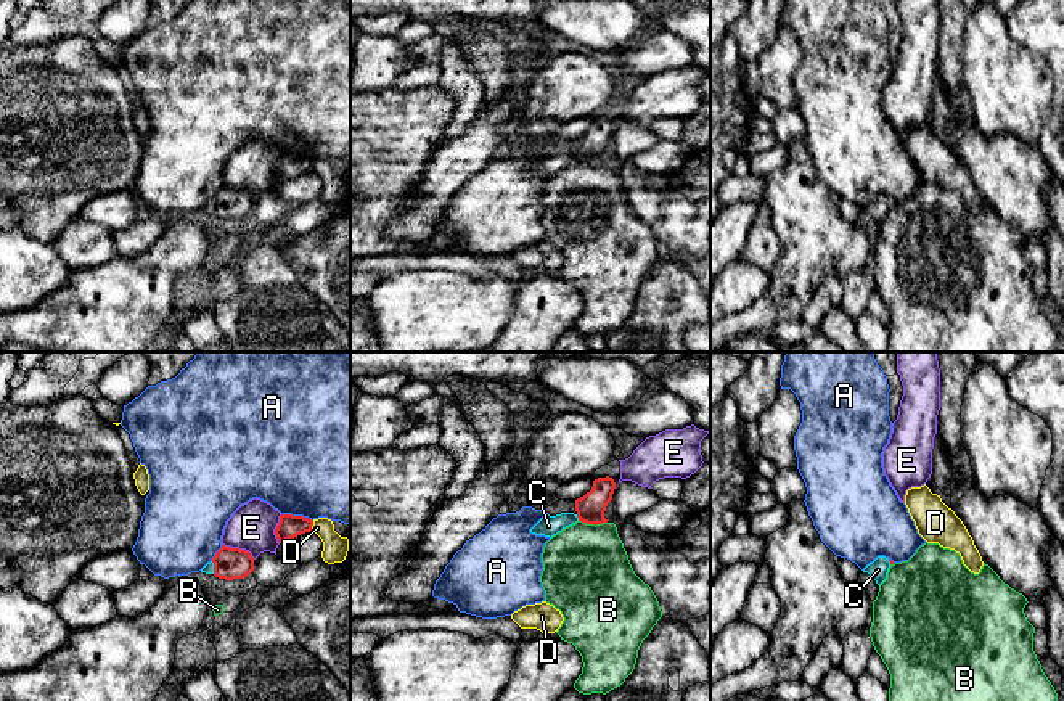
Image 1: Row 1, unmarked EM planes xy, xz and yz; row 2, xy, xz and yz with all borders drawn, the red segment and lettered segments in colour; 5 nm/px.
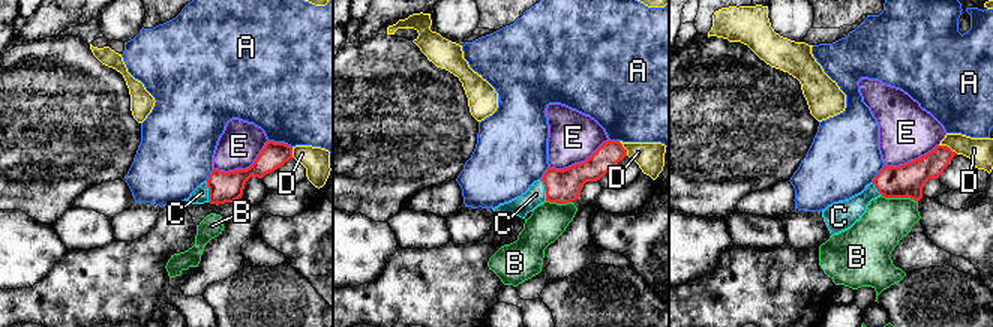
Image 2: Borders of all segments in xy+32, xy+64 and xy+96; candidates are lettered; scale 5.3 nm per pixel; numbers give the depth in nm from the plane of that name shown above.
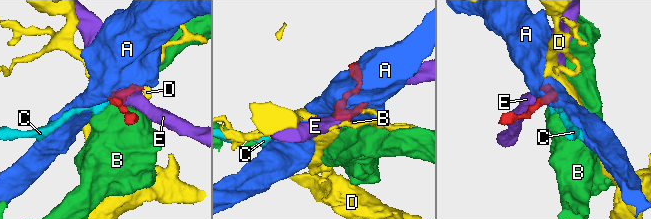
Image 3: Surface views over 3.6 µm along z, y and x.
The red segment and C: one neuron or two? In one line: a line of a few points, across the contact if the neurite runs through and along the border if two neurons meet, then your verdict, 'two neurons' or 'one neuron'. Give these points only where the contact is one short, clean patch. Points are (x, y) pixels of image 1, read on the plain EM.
xz (590, 148), (577, 156), (548, 166) | one neuron

